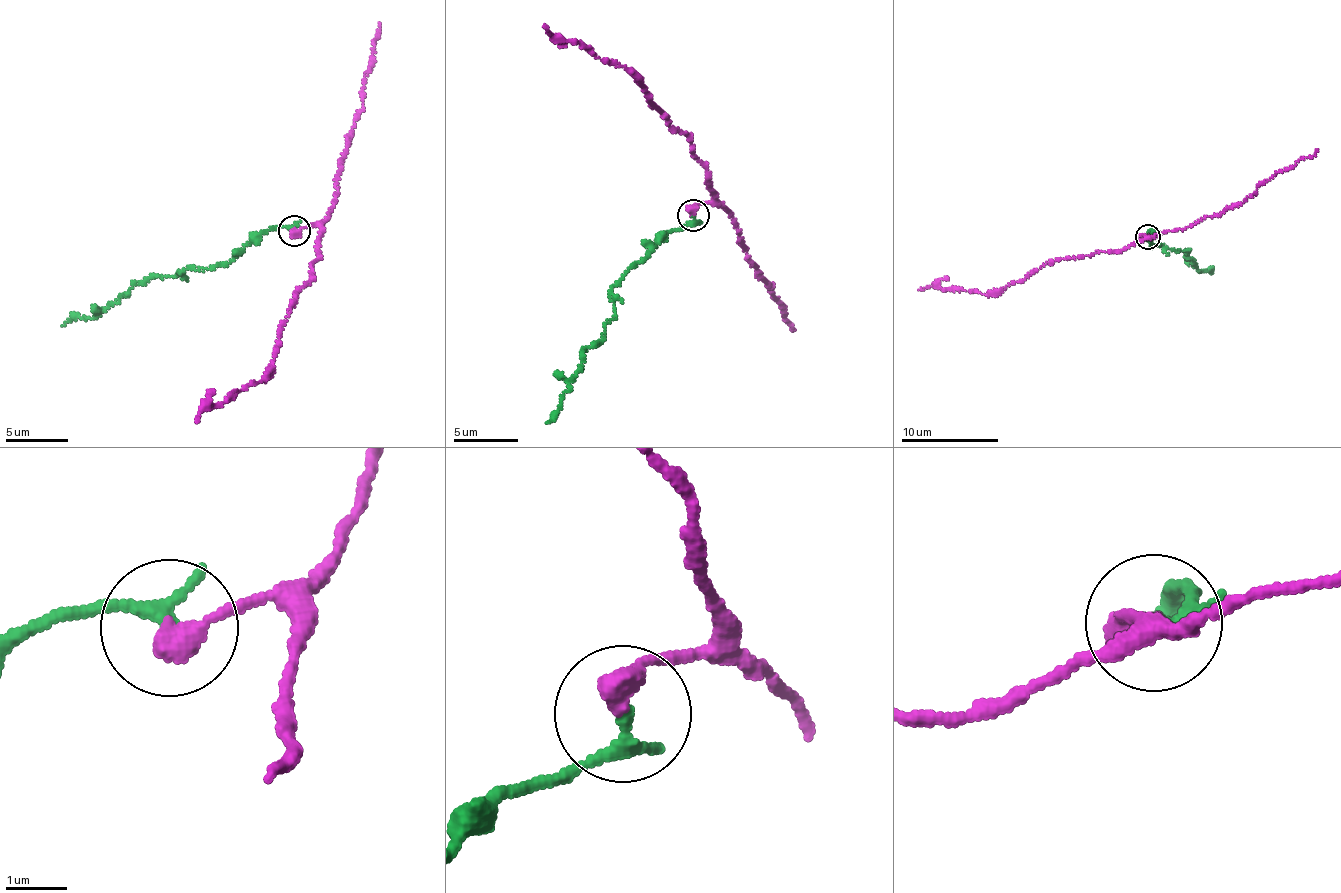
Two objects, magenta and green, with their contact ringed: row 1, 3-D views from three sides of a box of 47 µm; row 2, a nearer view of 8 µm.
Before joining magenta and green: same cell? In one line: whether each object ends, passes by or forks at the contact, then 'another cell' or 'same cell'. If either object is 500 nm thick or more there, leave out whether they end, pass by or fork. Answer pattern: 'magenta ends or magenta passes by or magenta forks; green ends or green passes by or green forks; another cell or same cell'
magenta ends; green passes by; another cell

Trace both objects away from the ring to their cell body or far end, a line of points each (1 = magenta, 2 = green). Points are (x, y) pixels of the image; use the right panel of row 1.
1: (1148, 237), (1143, 235), (1146, 238), (1121, 250), (1056, 258), (1022, 279), (984, 294), (939, 286), (918, 290)
2: (1148, 237), (1150, 230), (1149, 242), (1153, 246), (1157, 242), (1175, 252), (1186, 250), (1199, 271), (1210, 273)

